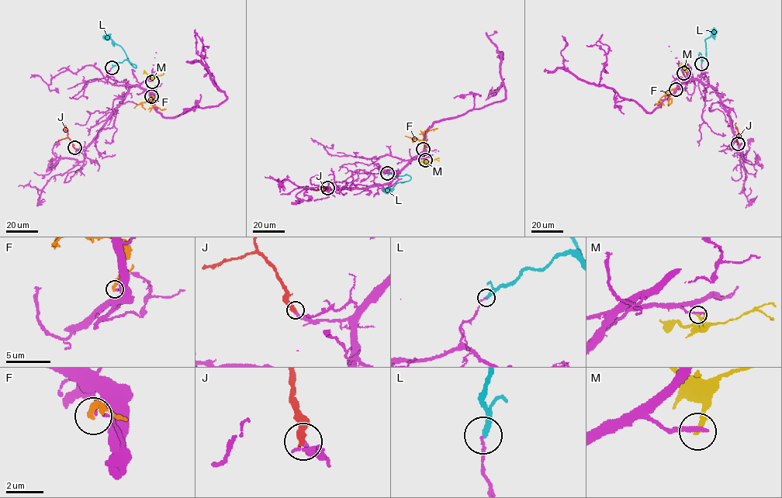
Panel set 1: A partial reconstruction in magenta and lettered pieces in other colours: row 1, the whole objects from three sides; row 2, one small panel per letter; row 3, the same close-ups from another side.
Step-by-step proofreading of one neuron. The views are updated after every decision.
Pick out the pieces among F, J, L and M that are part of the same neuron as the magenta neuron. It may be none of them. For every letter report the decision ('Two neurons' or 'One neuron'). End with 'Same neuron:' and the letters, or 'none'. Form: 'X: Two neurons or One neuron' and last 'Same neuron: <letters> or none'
F: Two neurons
J: One neuron
L: Two neurons
M: Two neurons
Same neuron: J

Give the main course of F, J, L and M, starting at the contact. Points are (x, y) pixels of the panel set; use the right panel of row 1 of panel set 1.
F: (676, 89), (673, 89), (657, 104), (655, 103)
J: (738, 143), (735, 122)
L: (701, 63), (702, 57), (700, 53), (698, 55), (705, 58), (705, 39), (714, 31)
M: (684, 73), (685, 69), (680, 65), (681, 62)

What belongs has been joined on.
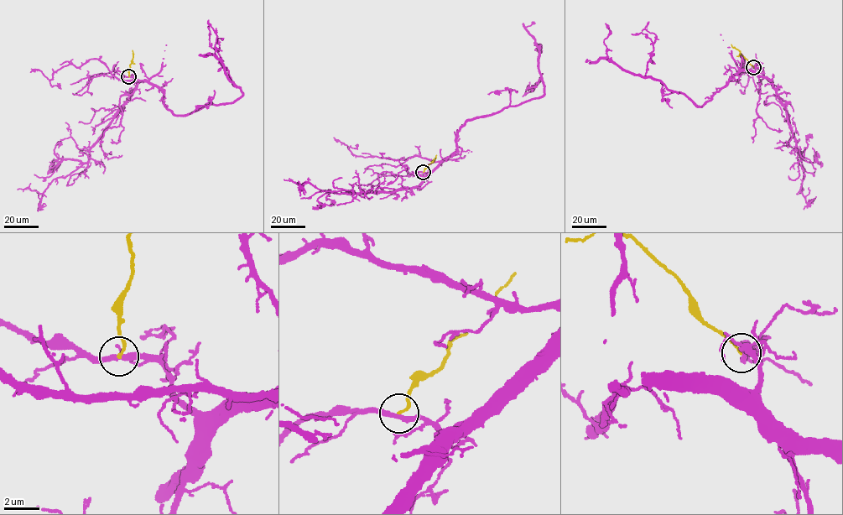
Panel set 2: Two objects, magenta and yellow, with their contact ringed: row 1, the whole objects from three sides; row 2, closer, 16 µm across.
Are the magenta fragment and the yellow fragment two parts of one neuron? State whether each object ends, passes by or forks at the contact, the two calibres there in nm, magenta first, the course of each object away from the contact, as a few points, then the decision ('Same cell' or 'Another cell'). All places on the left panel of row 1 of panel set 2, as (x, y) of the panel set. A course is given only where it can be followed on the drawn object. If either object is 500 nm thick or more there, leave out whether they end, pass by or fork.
At the ring magenta passes by. At the ring yellow ends. Thickness 280 nm (magenta) against 150 nm. Course of magenta: (128, 76), (156, 85), (175, 115), (239, 99), (241, 89), (215, 57), (217, 36), (208, 20). Course of yellow: (128, 76), (132, 50). Another cell

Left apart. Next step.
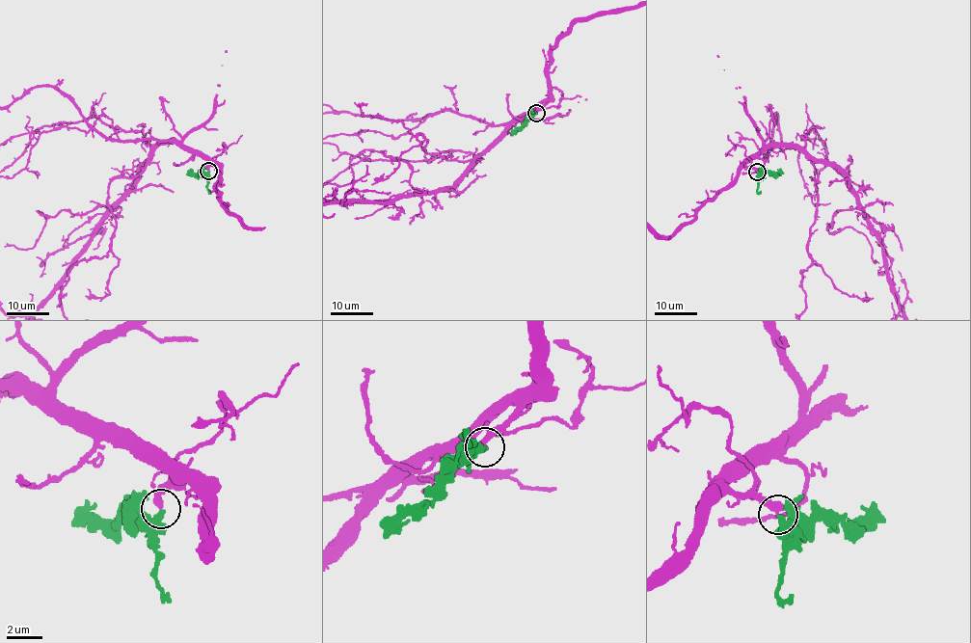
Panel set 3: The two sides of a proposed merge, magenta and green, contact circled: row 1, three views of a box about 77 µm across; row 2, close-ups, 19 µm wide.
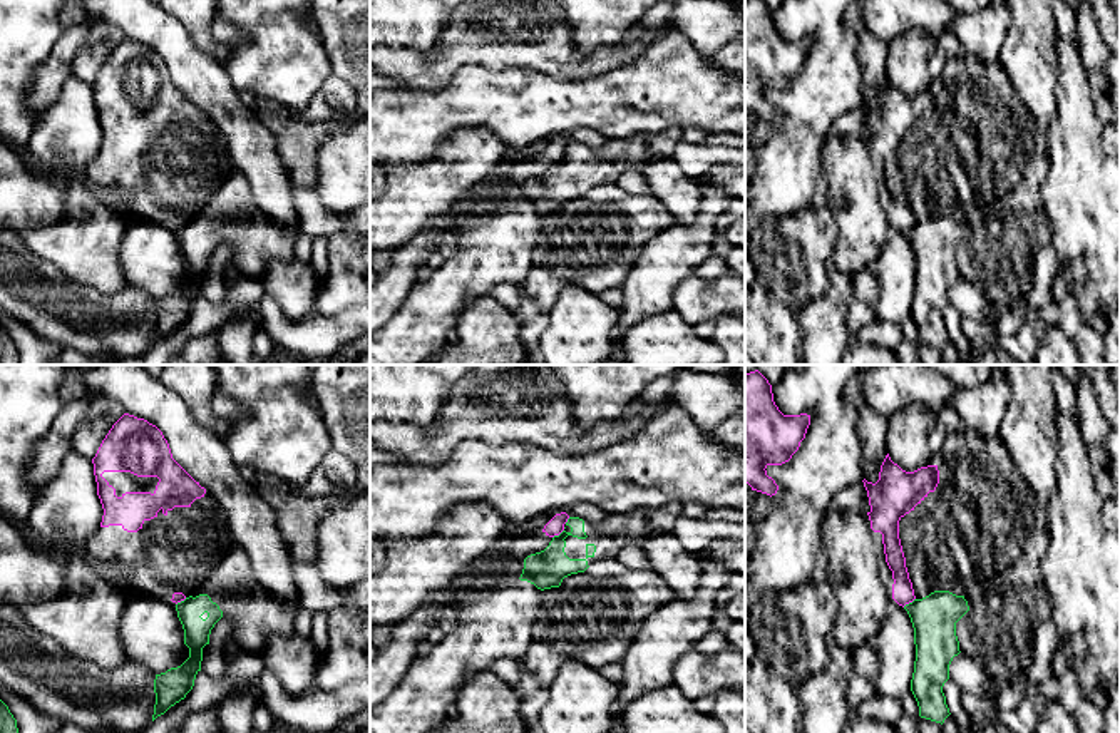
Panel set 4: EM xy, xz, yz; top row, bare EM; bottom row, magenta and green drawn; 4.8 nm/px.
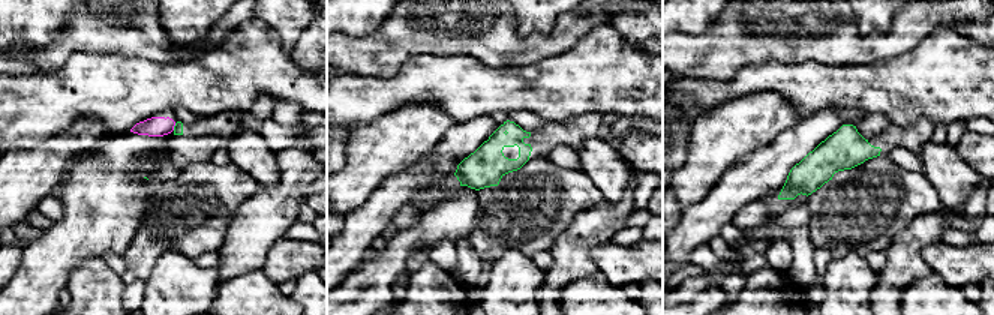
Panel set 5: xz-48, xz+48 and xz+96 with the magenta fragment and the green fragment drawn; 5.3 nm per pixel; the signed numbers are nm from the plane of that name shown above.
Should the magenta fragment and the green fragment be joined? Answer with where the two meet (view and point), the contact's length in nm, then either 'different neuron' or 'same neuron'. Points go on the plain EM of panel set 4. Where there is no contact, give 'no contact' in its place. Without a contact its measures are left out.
xz (558, 159) | 80 nm | different neuron

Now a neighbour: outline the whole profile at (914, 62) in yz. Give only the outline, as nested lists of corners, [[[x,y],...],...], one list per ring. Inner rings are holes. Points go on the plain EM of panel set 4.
[[[909,30],[887,44],[886,75],[906,97],[938,90],[946,55],[939,44],[922,30]]]

